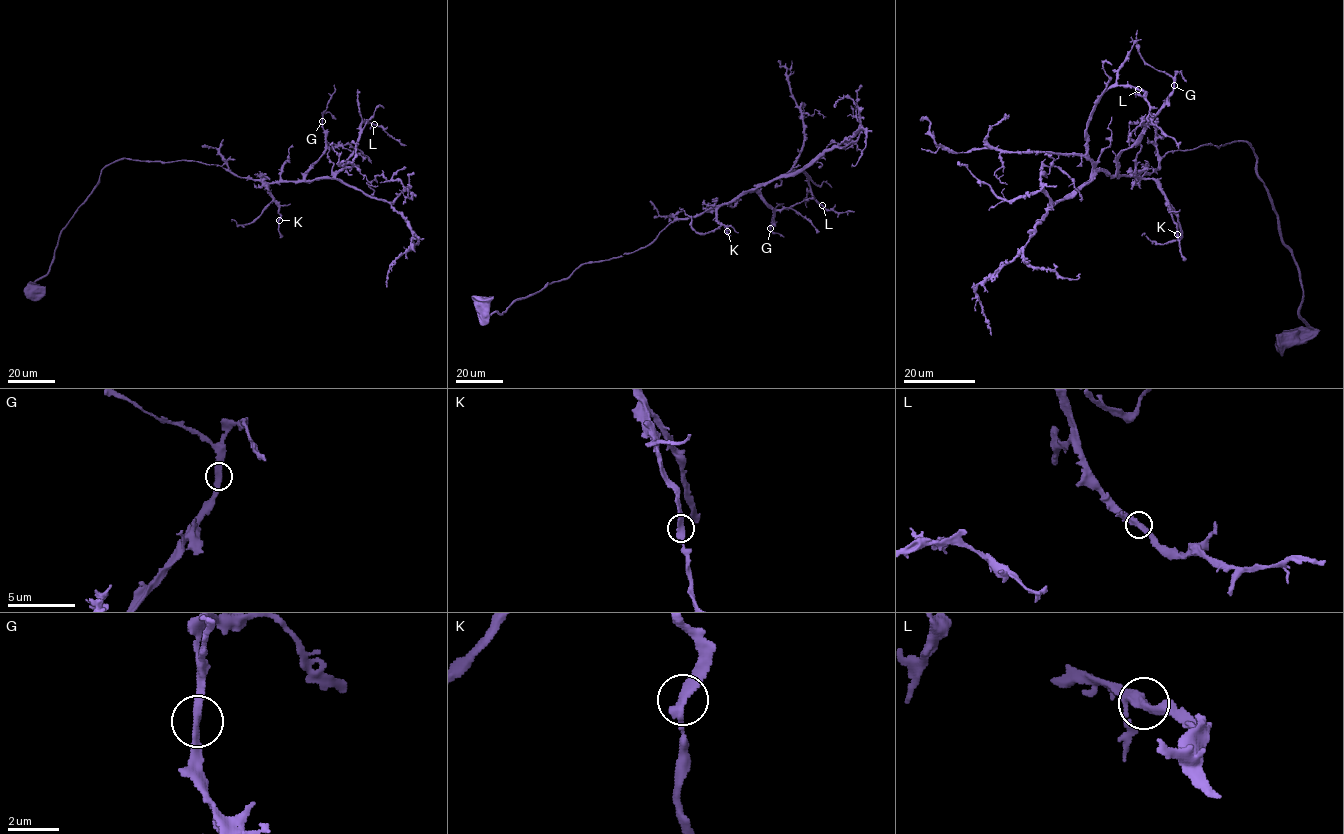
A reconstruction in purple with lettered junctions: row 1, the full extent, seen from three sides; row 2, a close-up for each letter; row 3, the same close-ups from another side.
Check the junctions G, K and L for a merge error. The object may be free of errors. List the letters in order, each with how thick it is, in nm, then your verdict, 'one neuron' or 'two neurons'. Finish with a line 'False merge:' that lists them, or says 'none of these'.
G: 320 nm thick; one neuron
K: 340 nm thick; one neuron
L: 320 nm thick; one neuron
False merge: none of these

